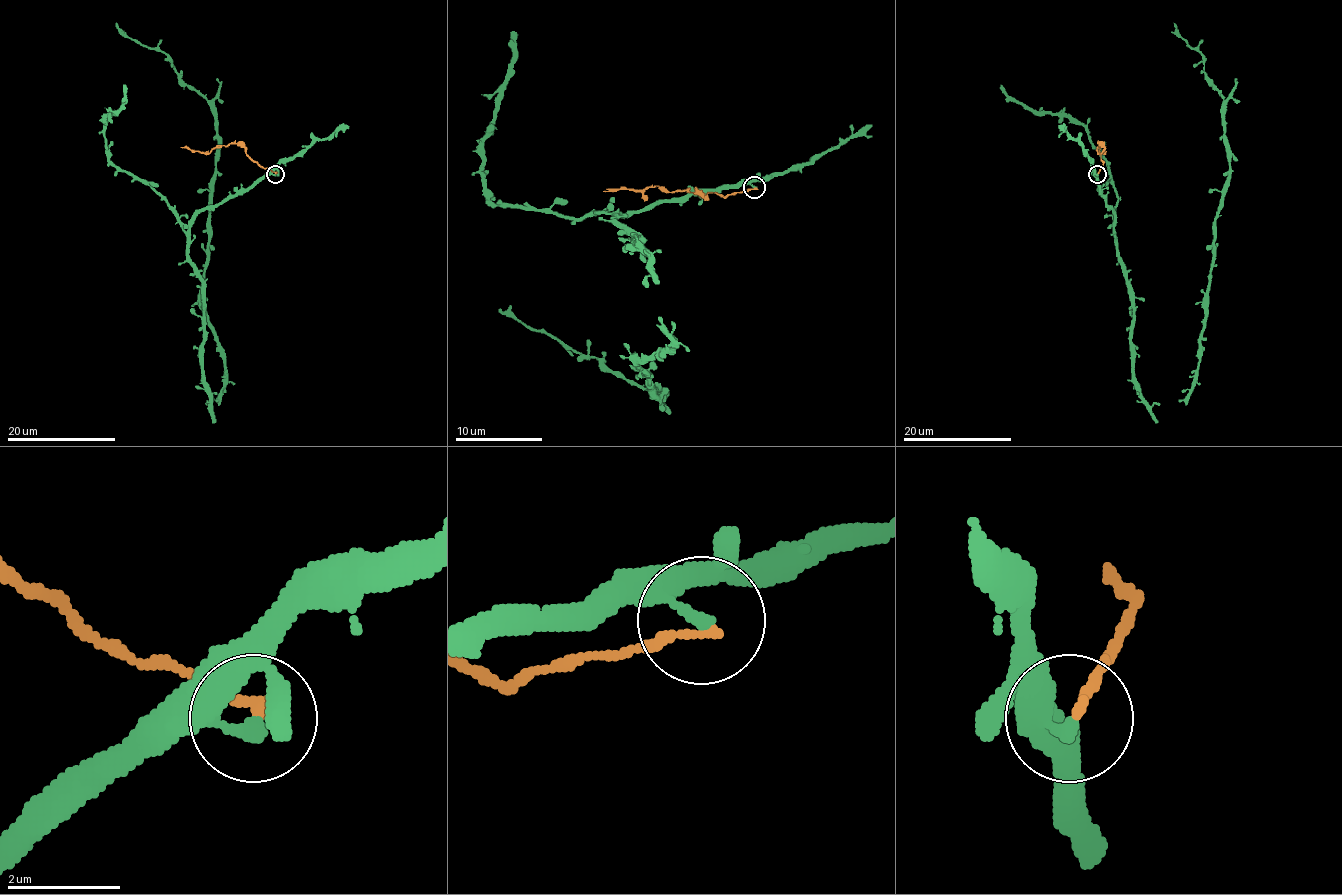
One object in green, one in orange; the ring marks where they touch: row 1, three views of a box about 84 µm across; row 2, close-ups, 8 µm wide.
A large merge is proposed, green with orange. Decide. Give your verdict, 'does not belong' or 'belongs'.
does not belong

